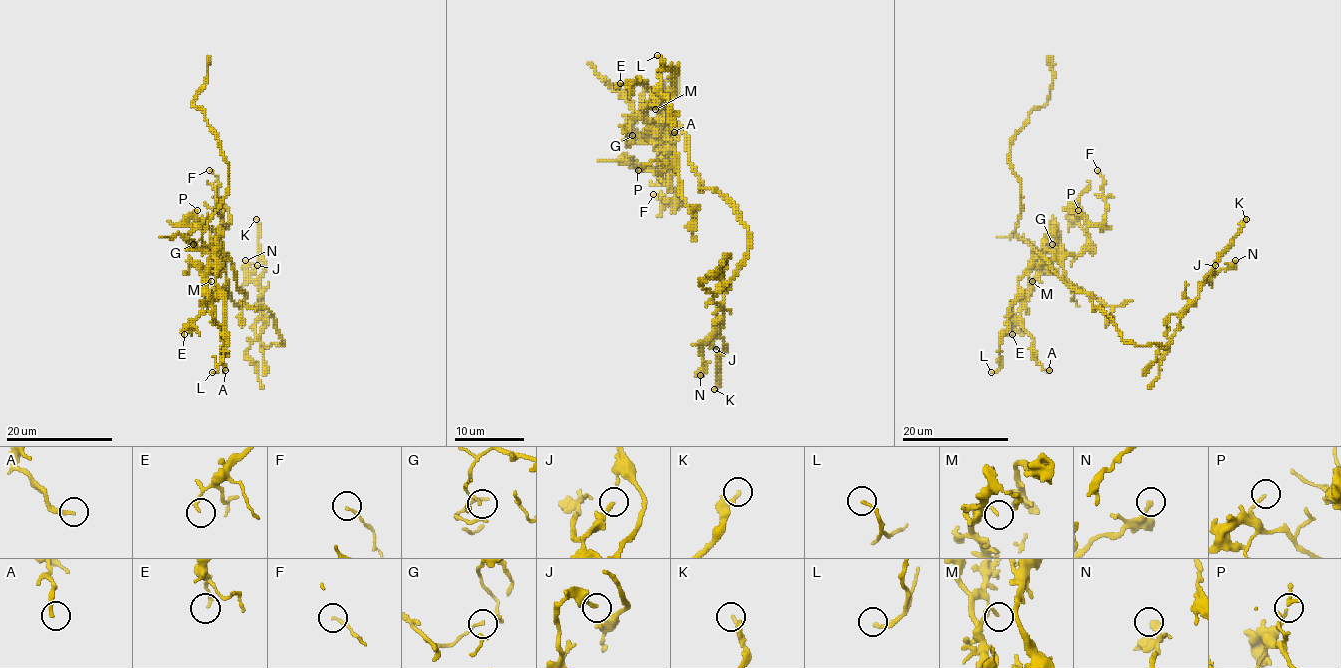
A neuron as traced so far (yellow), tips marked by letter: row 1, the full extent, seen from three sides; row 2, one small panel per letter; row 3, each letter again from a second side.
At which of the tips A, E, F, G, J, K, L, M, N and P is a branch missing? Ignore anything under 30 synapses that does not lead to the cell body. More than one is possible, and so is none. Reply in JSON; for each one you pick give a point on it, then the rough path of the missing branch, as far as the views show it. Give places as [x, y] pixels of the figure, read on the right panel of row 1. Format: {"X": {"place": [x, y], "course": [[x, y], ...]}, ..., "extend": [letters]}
{"extend": []}

